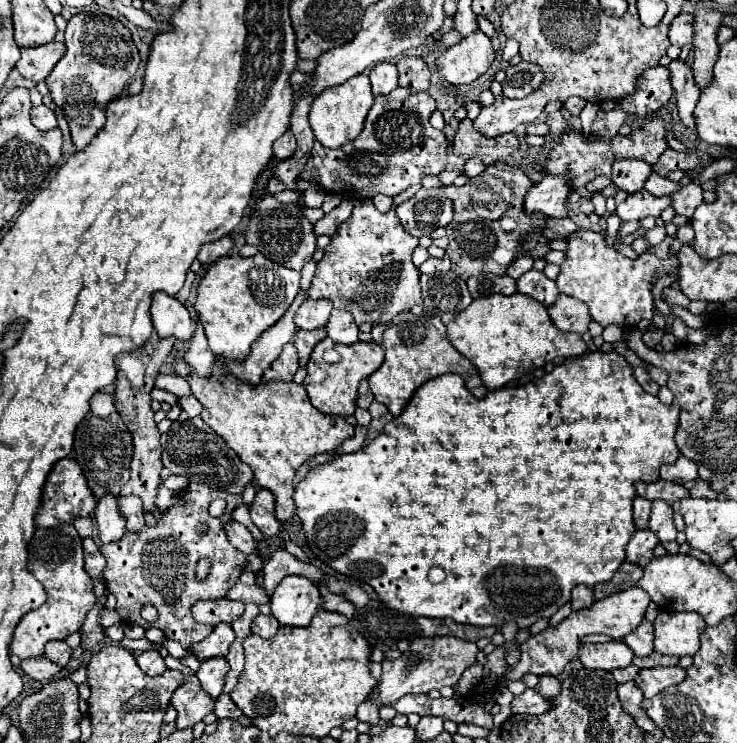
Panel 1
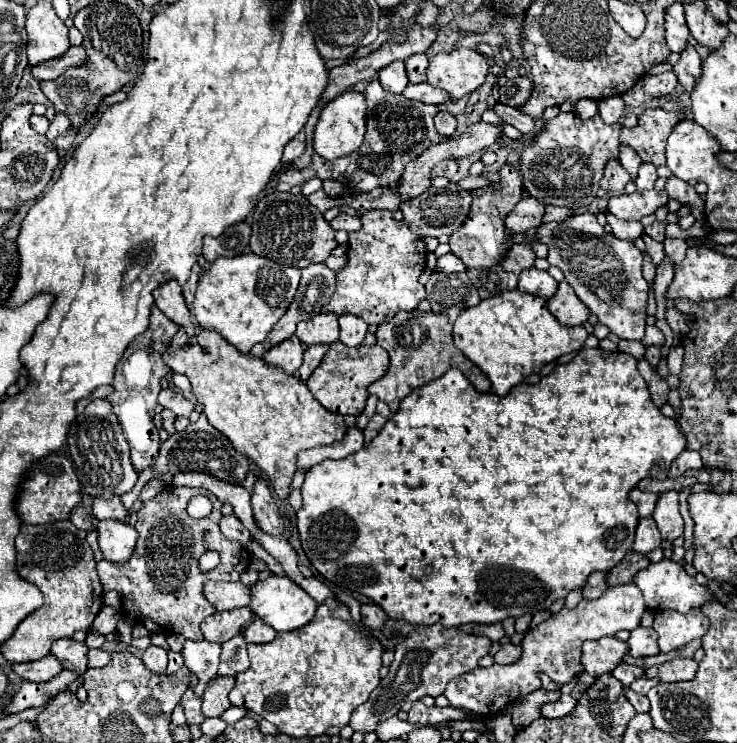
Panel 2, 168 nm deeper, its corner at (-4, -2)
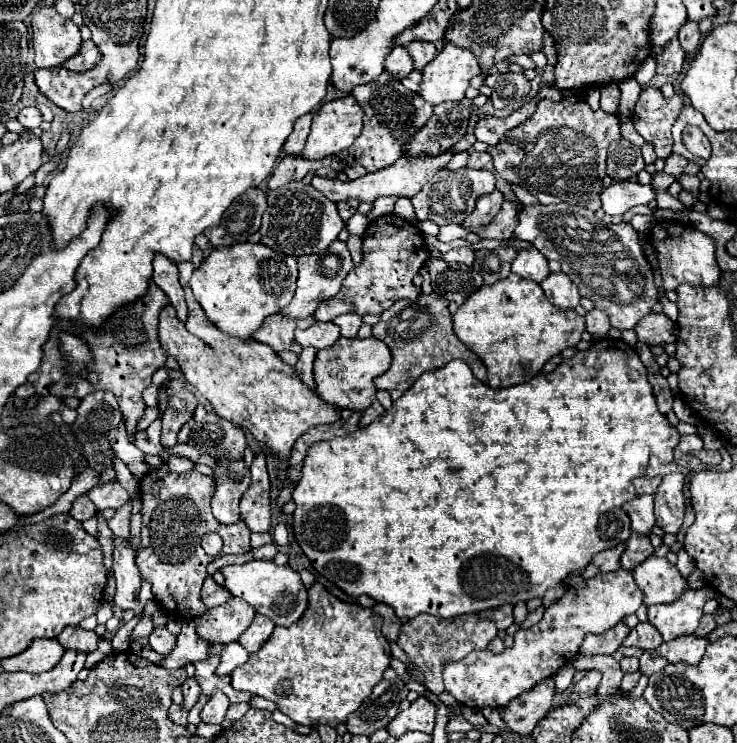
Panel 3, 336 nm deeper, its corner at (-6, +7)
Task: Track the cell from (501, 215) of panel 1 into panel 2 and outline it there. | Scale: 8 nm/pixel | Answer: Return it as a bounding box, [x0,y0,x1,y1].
[450,164,522,270]

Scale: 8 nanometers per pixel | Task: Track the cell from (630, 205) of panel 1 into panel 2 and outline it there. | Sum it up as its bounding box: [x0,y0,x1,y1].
[606,190,668,220]

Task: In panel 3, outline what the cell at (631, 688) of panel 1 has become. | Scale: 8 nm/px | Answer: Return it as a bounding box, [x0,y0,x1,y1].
[640,651,666,677]

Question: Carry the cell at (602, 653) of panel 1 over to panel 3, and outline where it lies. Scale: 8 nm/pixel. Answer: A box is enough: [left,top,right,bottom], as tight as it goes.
[580,623,630,655]

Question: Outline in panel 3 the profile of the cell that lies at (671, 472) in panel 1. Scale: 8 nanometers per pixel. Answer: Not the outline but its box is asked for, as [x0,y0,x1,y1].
[676,435,704,457]

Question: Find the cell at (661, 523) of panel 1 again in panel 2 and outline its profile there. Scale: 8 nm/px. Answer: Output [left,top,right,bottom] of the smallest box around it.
[652,492,684,540]

